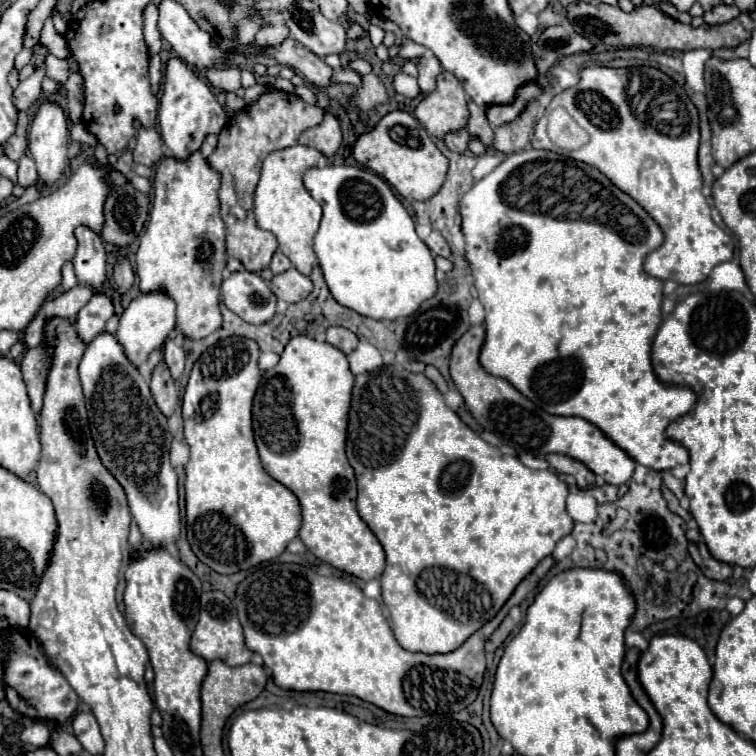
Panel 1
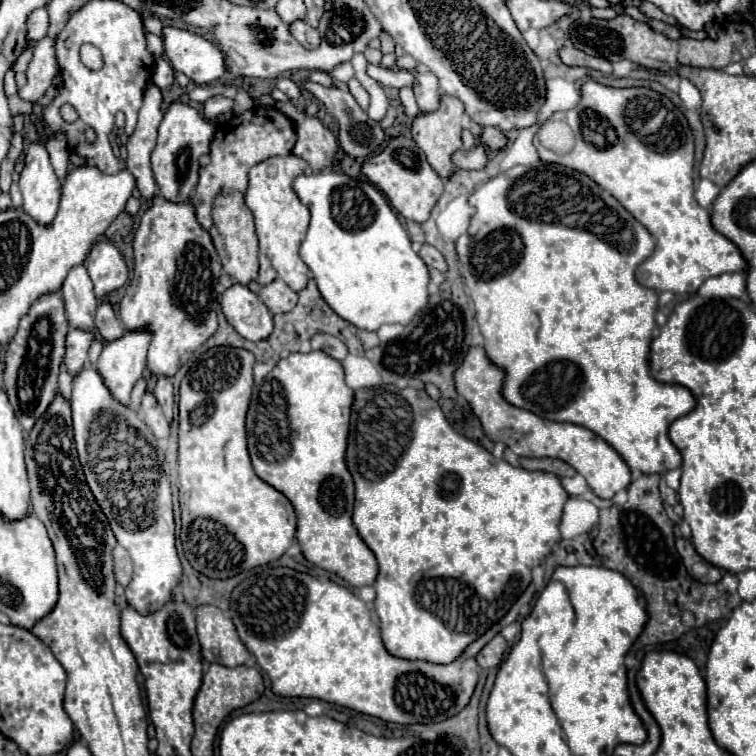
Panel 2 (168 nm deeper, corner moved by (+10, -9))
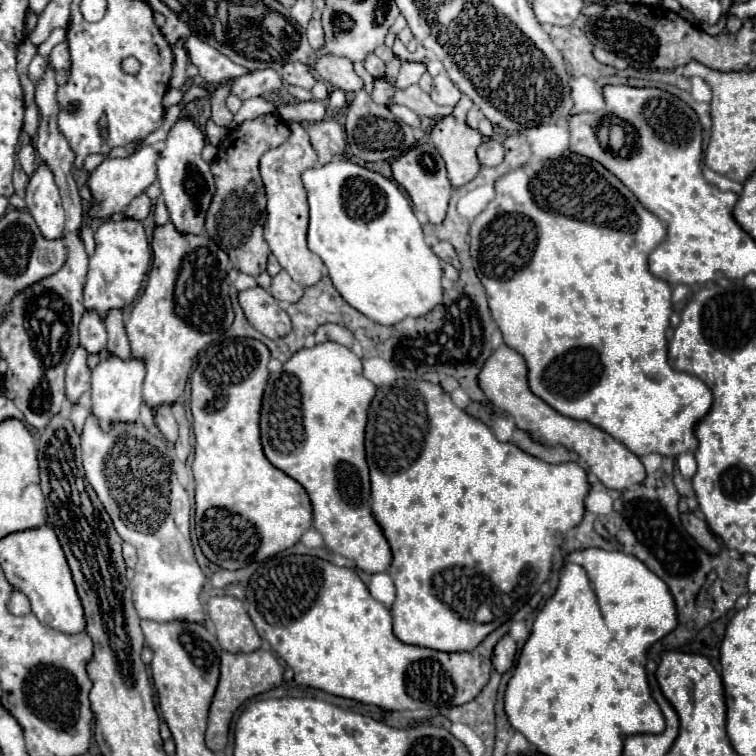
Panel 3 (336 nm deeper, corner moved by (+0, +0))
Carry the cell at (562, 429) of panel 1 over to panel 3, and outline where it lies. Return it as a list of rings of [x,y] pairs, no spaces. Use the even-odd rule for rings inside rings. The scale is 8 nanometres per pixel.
[[[500,345],[488,363],[484,363],[480,371],[480,389],[486,393],[486,397],[492,401],[492,405],[498,411],[506,411],[514,417],[516,425],[524,431],[528,431],[536,441],[542,445],[562,445],[570,451],[576,451],[590,467],[590,471],[608,487],[616,491],[624,491],[630,485],[638,485],[646,479],[644,465],[640,457],[636,457],[628,447],[624,447],[620,441],[612,439],[602,429],[586,423],[576,421],[570,417],[560,415],[556,409],[552,409],[548,403],[544,403],[538,395],[534,395],[528,387],[528,369],[526,361],[520,353],[510,349],[508,345]]]

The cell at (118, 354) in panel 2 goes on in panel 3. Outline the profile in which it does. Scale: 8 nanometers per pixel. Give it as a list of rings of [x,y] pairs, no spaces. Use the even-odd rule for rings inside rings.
[[[106,357],[92,371],[92,391],[90,391],[90,411],[98,419],[100,429],[108,431],[116,423],[136,423],[142,405],[142,381],[144,363],[138,359],[112,359]]]

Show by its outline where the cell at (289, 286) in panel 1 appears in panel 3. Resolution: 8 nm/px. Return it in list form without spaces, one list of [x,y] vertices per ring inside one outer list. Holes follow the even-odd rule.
[[[280,271],[274,279],[272,279],[272,287],[270,287],[270,295],[278,301],[288,301],[288,303],[296,303],[302,295],[304,289],[292,281],[292,277],[286,271]]]

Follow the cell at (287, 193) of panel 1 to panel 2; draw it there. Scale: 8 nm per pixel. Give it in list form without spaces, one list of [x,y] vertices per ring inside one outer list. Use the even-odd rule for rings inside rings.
[[[294,154],[272,156],[250,170],[250,184],[244,194],[244,202],[254,214],[256,234],[260,240],[260,252],[268,256],[278,276],[290,288],[294,288],[294,292],[300,292],[304,286],[308,286],[310,278],[314,280],[312,270],[298,256],[300,242],[304,240],[308,224],[310,224],[310,210],[298,200],[296,192],[292,190],[294,178],[300,176],[306,170],[306,166],[308,166],[306,160]]]

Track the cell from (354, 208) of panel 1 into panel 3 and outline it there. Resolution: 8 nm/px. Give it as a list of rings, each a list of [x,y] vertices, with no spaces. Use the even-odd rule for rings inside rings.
[[[338,159],[324,165],[318,161],[312,169],[302,173],[302,183],[306,187],[310,205],[308,249],[320,255],[320,259],[328,267],[334,287],[354,309],[380,325],[396,325],[406,317],[426,315],[440,303],[440,259],[424,243],[420,221],[416,219],[410,201],[394,181],[352,161]]]

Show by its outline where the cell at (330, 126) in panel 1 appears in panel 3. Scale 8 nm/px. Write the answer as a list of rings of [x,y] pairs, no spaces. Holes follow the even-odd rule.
[[[336,121],[312,123],[308,125],[308,135],[322,165],[330,163],[332,157],[342,155],[346,149],[346,131]]]

